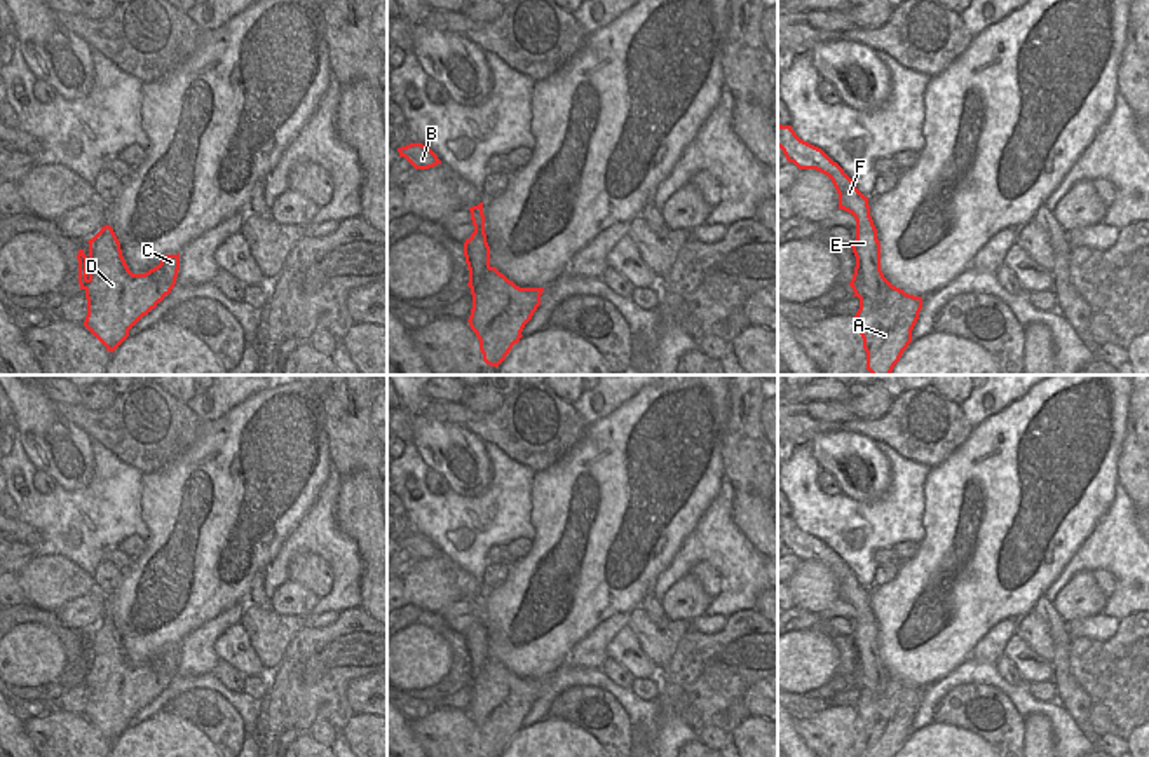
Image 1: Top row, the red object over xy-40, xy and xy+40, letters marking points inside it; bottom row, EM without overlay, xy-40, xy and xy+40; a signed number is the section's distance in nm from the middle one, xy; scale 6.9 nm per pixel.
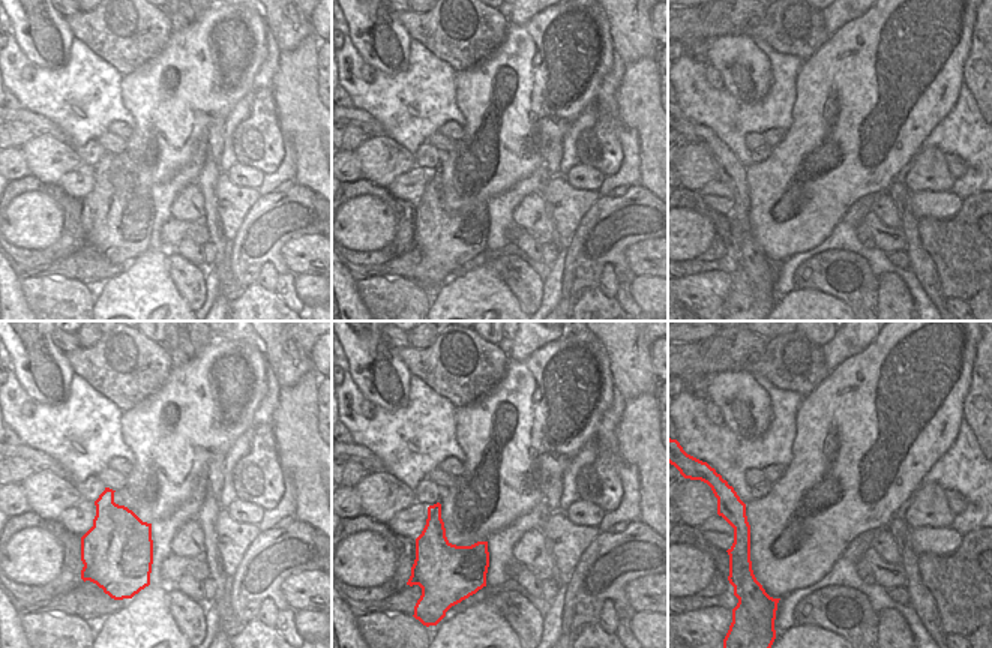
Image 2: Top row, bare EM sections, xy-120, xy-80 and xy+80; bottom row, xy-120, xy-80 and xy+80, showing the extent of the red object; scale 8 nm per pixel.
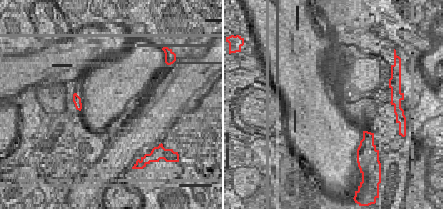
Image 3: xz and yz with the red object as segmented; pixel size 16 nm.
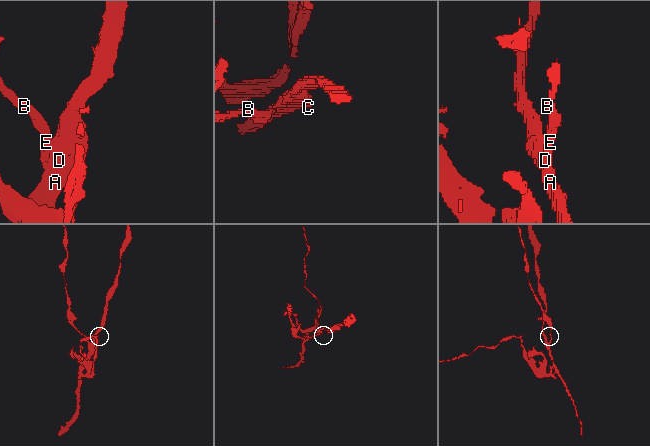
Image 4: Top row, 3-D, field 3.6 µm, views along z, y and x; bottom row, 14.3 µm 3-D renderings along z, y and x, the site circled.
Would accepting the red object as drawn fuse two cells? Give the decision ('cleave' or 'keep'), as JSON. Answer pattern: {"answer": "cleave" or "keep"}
{"answer": "cleave"}

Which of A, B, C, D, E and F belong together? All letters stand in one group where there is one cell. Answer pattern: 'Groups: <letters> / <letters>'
Groups: A C D / B E F

